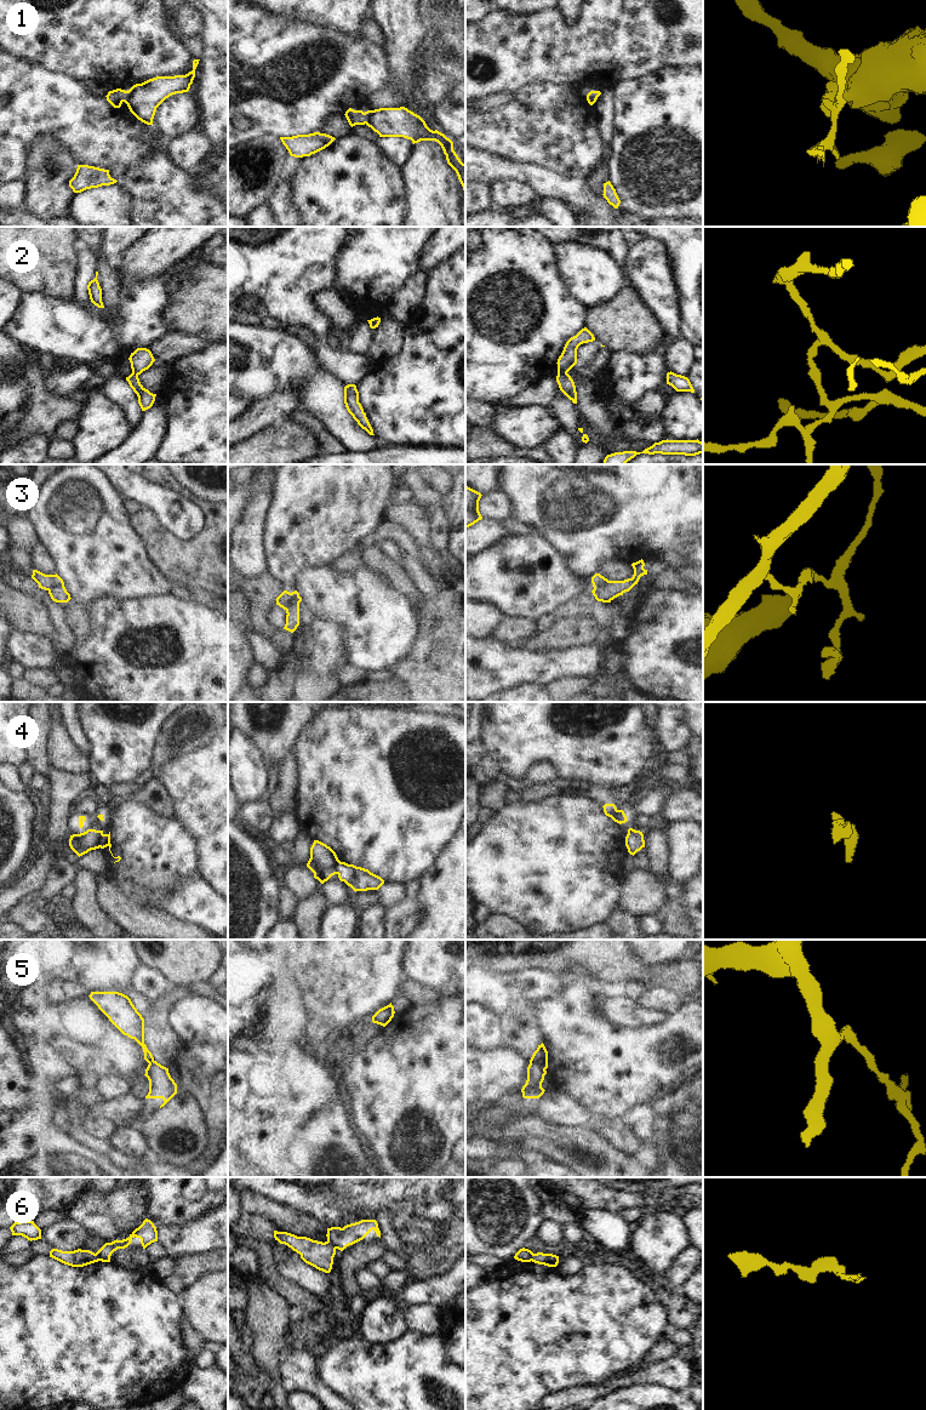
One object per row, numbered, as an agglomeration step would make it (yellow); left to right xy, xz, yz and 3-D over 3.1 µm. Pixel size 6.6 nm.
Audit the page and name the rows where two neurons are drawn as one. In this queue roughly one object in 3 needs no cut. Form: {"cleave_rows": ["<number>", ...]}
{"cleave_rows": ["1", "2", "3", "4", "5", "6"]}

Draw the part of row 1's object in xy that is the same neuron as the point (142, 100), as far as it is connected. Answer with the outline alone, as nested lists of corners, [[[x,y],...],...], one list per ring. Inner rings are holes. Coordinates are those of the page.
[[[200,59],[193,61],[193,70],[185,75],[156,76],[126,91],[125,103],[142,122],[153,125],[156,108],[170,96],[188,92]]]

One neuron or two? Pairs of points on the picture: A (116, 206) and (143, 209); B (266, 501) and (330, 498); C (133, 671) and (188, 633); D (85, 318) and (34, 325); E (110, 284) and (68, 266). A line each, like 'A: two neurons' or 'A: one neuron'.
A: two neurons
B: two neurons
C: one neuron
D: one neuron
E: two neurons

